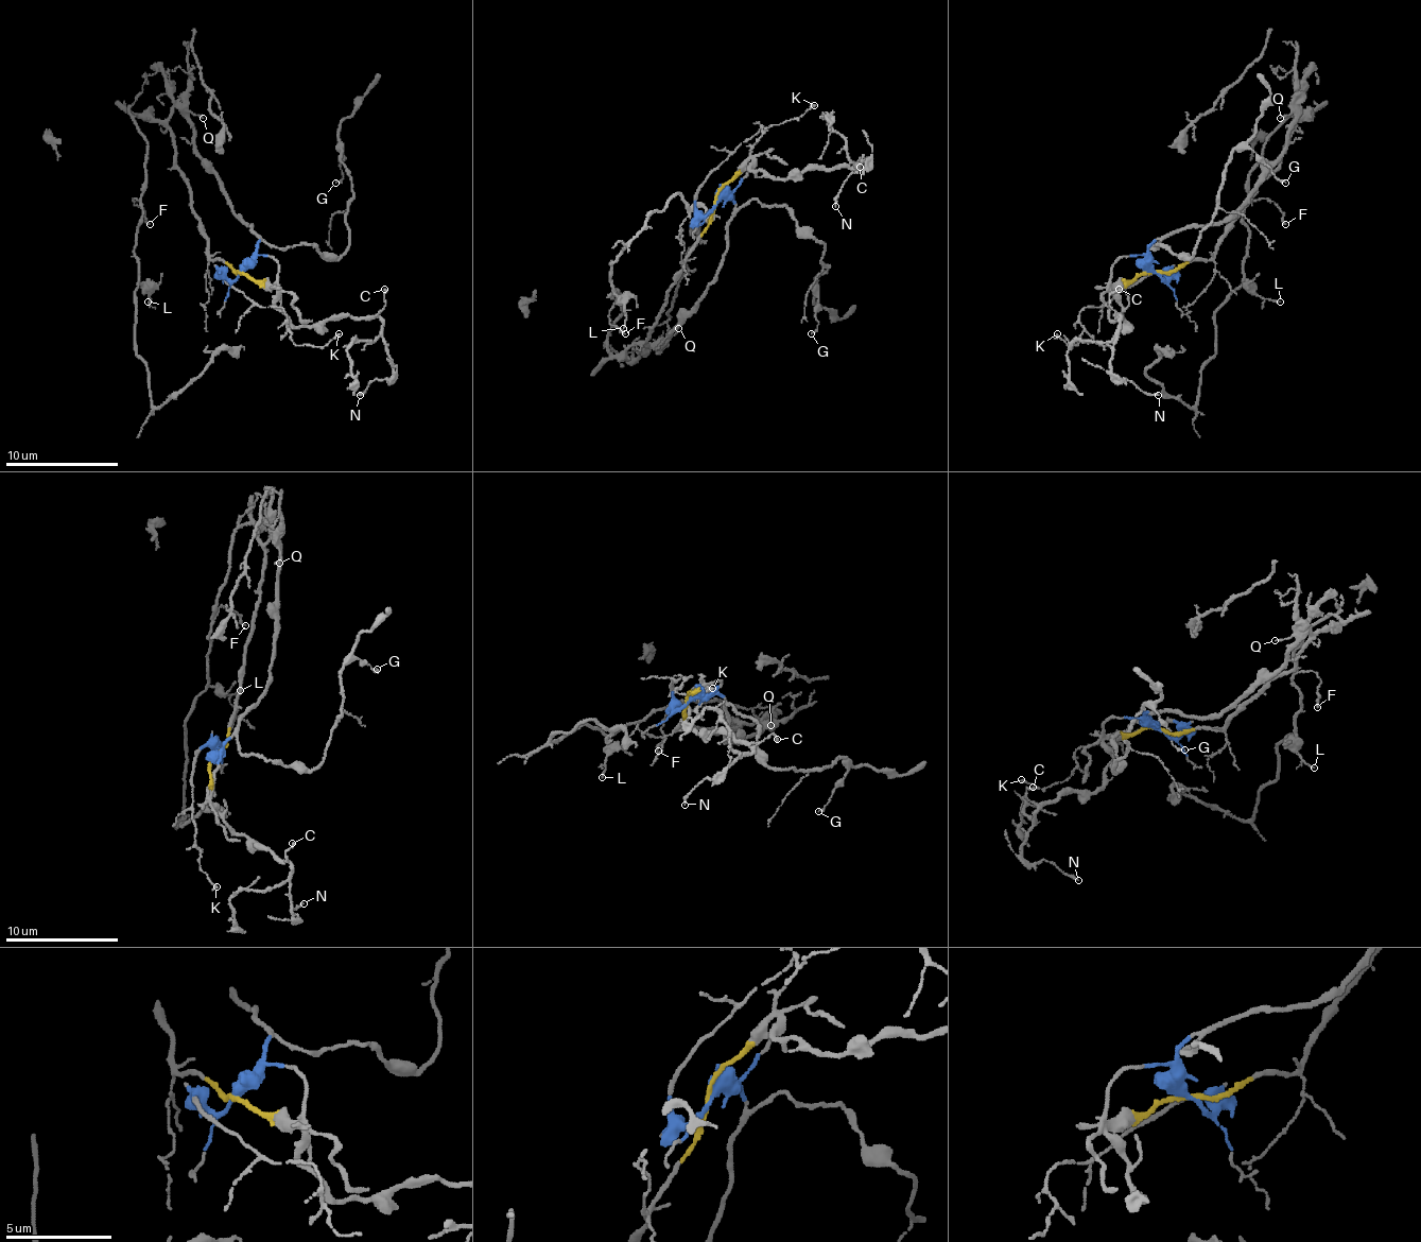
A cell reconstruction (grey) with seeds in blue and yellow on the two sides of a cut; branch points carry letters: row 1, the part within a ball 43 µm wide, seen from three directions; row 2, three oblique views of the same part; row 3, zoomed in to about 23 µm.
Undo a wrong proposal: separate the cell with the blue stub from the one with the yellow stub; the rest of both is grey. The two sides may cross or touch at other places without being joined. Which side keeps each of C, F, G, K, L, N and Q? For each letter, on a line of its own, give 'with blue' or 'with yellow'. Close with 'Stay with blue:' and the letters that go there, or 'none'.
C: with yellow
F: with yellow
G: with blue
K: with blue
L: with yellow
N: with yellow
Q: with blue
Stay with blue: G, K, Q

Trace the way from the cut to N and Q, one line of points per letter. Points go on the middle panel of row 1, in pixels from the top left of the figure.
N: (715, 202), (749, 159), (749, 168), (798, 179), (807, 171), (858, 168), (868, 159), (846, 179), (834, 207)
Q: (715, 202), (730, 195), (732, 207), (724, 261), (715, 278), (665, 343), (679, 329)

